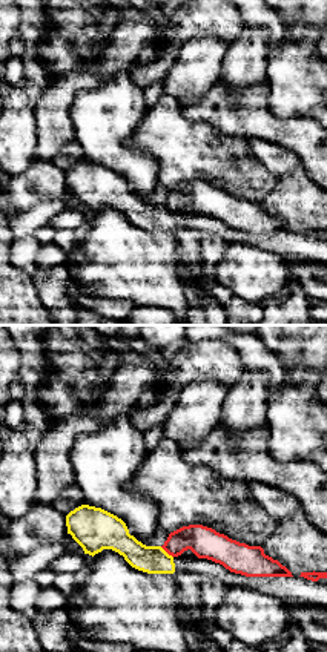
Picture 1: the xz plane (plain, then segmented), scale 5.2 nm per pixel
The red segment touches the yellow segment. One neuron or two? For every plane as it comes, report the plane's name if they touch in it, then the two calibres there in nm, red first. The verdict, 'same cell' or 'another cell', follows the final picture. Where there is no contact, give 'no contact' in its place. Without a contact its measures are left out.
meets red in xz; 160 nm thick on the red side, 140 nm on the other

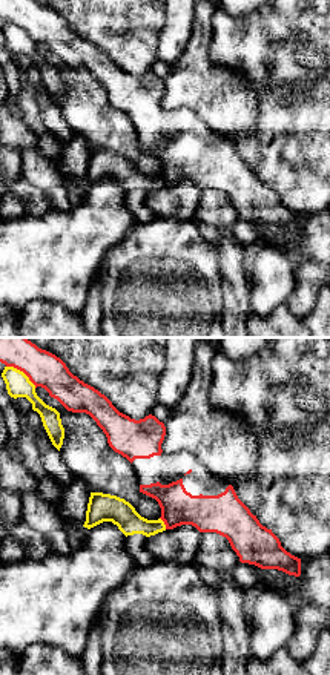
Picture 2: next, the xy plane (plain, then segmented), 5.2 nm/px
meets red in xy; 190 nm thick on the red side, 130 nm on the other

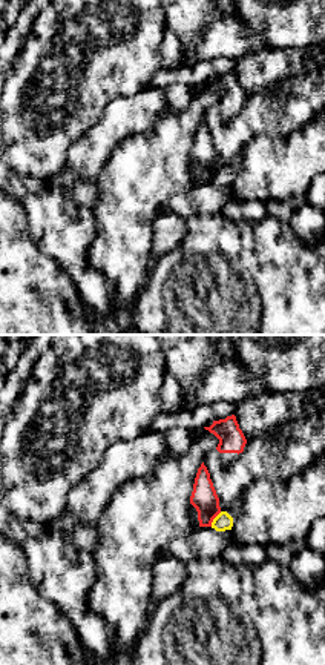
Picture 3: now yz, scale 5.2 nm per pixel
meets red in yz; 140 nm thick on the red side, 90 nm on the other

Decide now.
another cell

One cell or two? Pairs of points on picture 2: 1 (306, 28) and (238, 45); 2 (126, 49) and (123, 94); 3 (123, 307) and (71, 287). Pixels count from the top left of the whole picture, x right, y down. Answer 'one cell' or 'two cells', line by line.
1: one cell
2: two cells
3: two cells

